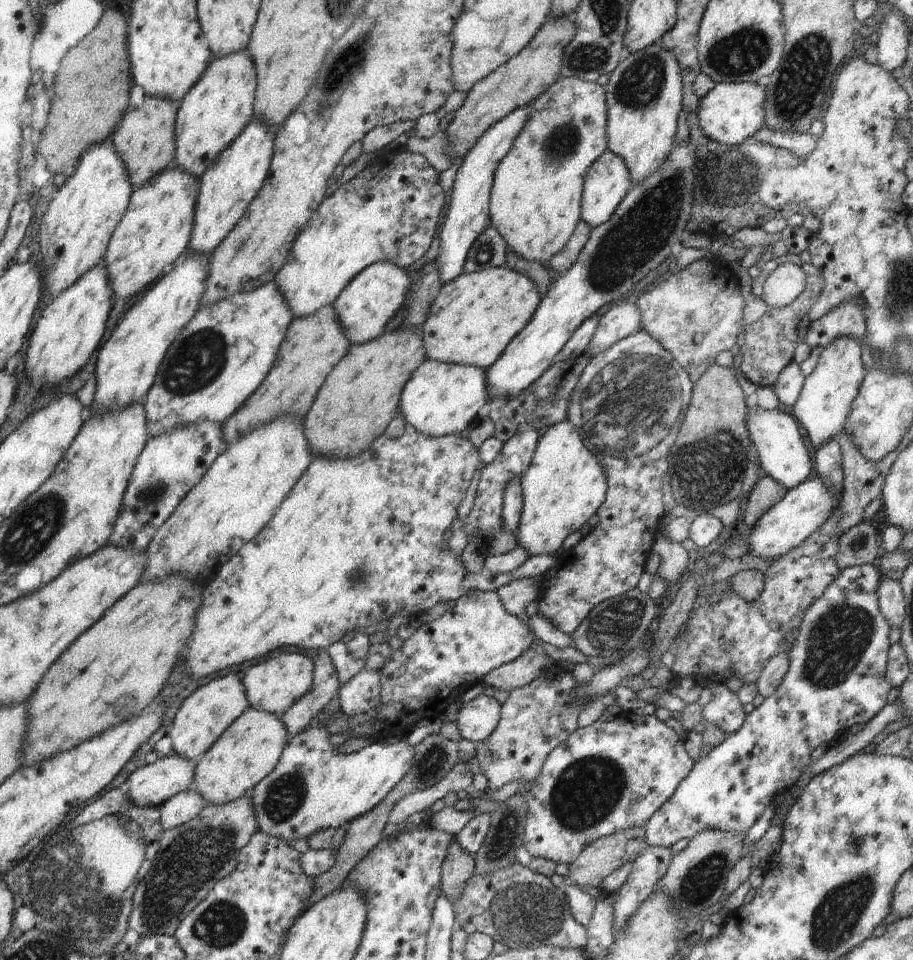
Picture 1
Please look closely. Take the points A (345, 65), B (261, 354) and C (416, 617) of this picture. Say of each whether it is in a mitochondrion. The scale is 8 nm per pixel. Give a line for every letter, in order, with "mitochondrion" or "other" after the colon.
A: mitochondrion
B: other
C: other

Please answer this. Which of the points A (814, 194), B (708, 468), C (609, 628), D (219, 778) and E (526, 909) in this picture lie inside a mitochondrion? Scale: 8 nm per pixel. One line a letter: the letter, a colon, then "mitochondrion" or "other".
A: other
B: mitochondrion
C: mitochondrion
D: other
E: mitochondrion

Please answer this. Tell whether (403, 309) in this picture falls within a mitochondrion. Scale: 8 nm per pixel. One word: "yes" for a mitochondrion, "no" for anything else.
no

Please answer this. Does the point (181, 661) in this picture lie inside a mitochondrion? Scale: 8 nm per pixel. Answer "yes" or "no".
no

